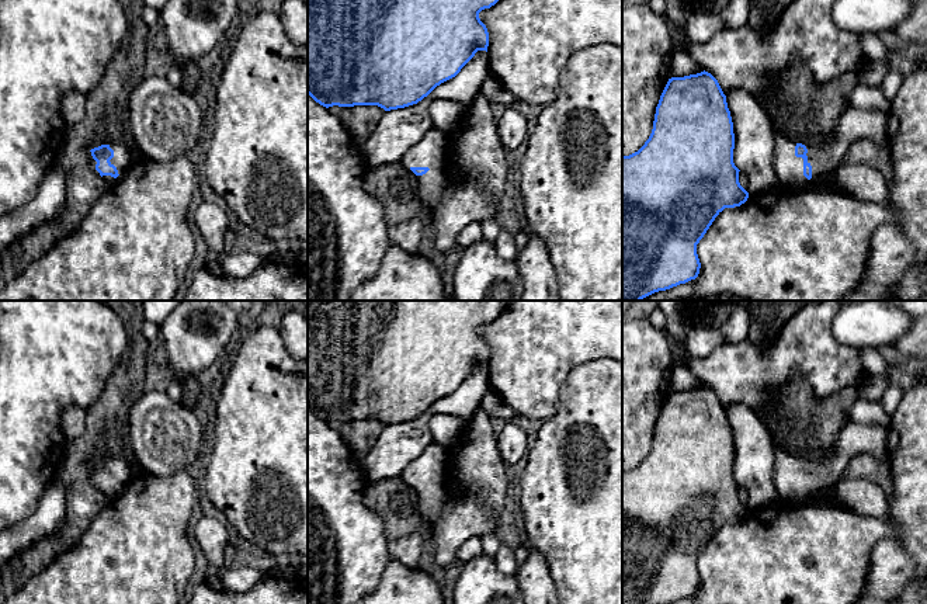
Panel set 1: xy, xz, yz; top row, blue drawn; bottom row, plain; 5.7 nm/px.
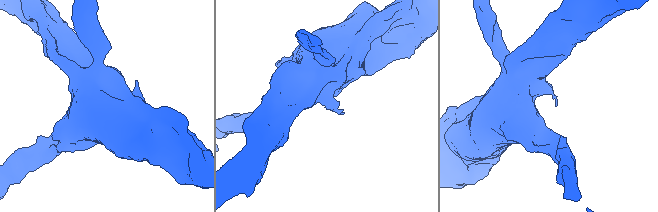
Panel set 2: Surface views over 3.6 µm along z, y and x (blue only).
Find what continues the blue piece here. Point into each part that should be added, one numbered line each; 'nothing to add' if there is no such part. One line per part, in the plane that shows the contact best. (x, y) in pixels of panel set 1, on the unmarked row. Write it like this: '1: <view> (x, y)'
1: xy (122, 472)

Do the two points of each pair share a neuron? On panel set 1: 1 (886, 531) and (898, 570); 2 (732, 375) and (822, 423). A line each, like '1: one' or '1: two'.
1: two
2: two

